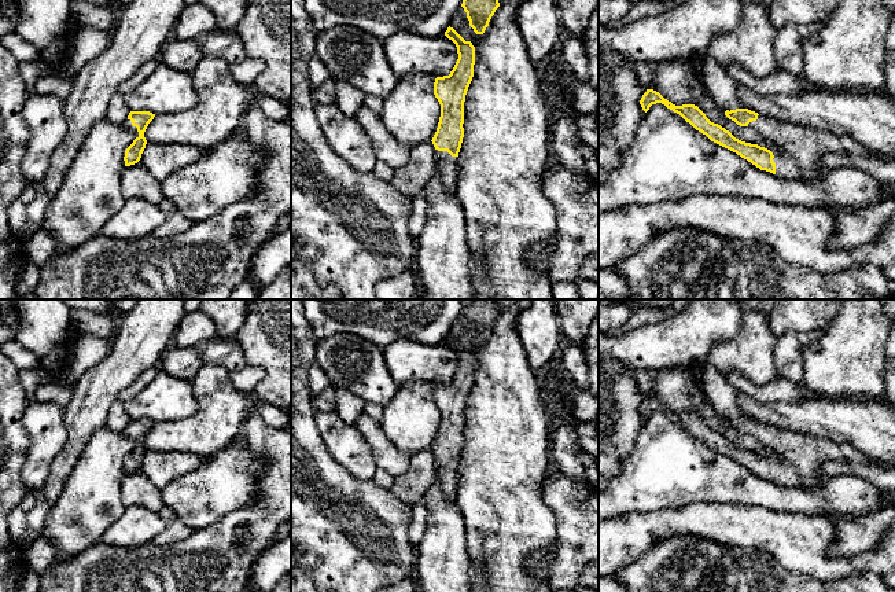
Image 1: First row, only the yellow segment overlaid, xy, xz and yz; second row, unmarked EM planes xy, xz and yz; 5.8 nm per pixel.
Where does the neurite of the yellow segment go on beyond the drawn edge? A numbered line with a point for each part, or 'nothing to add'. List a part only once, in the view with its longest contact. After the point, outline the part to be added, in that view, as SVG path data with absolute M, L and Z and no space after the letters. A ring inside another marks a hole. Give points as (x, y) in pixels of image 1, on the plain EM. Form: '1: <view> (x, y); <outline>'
1: yz (796, 456); M759 422L758 427L749 430L748 434L771 453L770 459L774 463L773 470L776 471L776 483L789 488L817 489L824 486L826 479L818 475L818 467L828 460L852 463L870 462L870 457L850 445L839 445L813 434L793 431L776 424Z

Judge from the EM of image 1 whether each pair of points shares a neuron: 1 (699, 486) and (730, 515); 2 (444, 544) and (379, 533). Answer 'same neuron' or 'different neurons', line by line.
1: different neurons
2: different neurons

